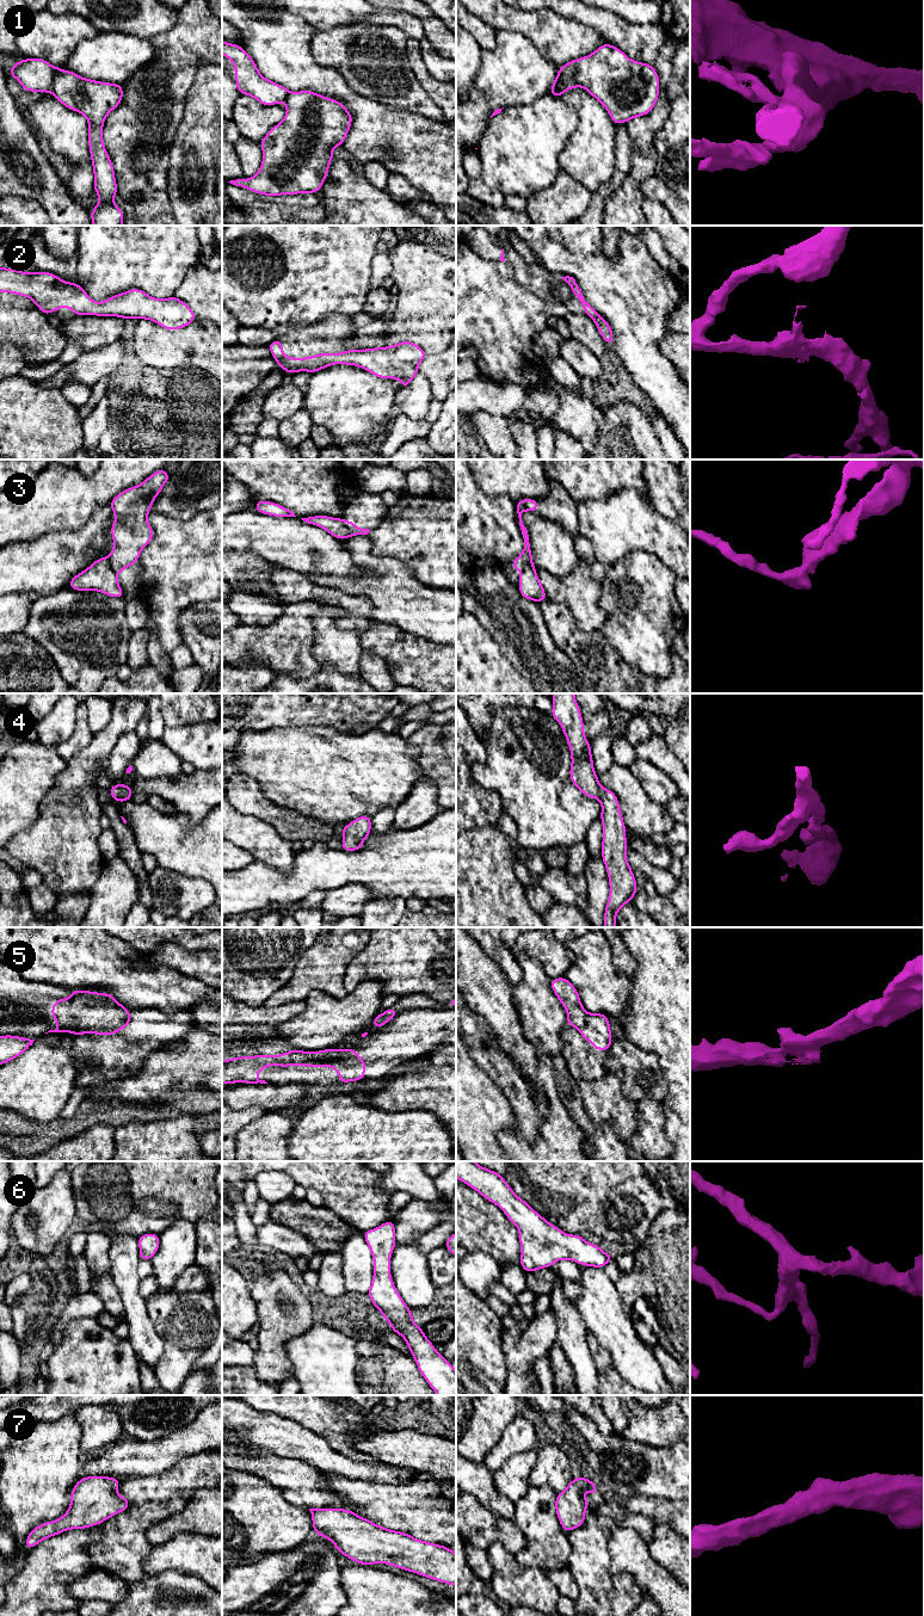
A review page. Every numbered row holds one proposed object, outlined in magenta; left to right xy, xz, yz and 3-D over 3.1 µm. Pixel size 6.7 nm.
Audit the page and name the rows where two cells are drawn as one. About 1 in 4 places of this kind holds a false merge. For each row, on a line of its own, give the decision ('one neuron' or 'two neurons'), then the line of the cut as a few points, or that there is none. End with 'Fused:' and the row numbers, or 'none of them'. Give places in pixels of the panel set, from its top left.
1: two neurons; cut in yz along (561, 67), (561, 74), (555, 88), (550, 91)
2: one neuron; no cut
3: two neurons; cut in xz along (342, 519), (351, 535)
4: one neuron; no cut
5: two neurons; cut in xy along (129, 1015), (119, 1025), (112, 1028), (57, 1028)
6: one neuron; no cut
7: one neuron; no cut
Fused: 1, 3, 5

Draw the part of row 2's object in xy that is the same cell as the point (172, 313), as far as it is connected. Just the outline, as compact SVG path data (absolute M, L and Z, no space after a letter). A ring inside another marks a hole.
M0 266L0 292L32 300L44 315L64 307L72 309L76 316L147 319L167 331L180 329L196 321L192 309L175 296L154 298L141 289L129 289L98 303L76 282L68 283L44 271L30 273Z

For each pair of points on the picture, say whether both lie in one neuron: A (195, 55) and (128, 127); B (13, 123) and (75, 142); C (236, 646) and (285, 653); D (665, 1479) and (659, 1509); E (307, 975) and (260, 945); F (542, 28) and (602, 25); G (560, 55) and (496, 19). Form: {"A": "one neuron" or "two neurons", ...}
{"A": "one neuron", "B": "two neurons", "C": "one neuron", "D": "two neurons", "E": "two neurons", "F": "two neurons", "G": "one neuron"}

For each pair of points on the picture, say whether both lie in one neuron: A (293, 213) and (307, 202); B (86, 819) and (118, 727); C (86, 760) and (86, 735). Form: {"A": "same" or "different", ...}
{"A": "different", "B": "same", "C": "different"}

